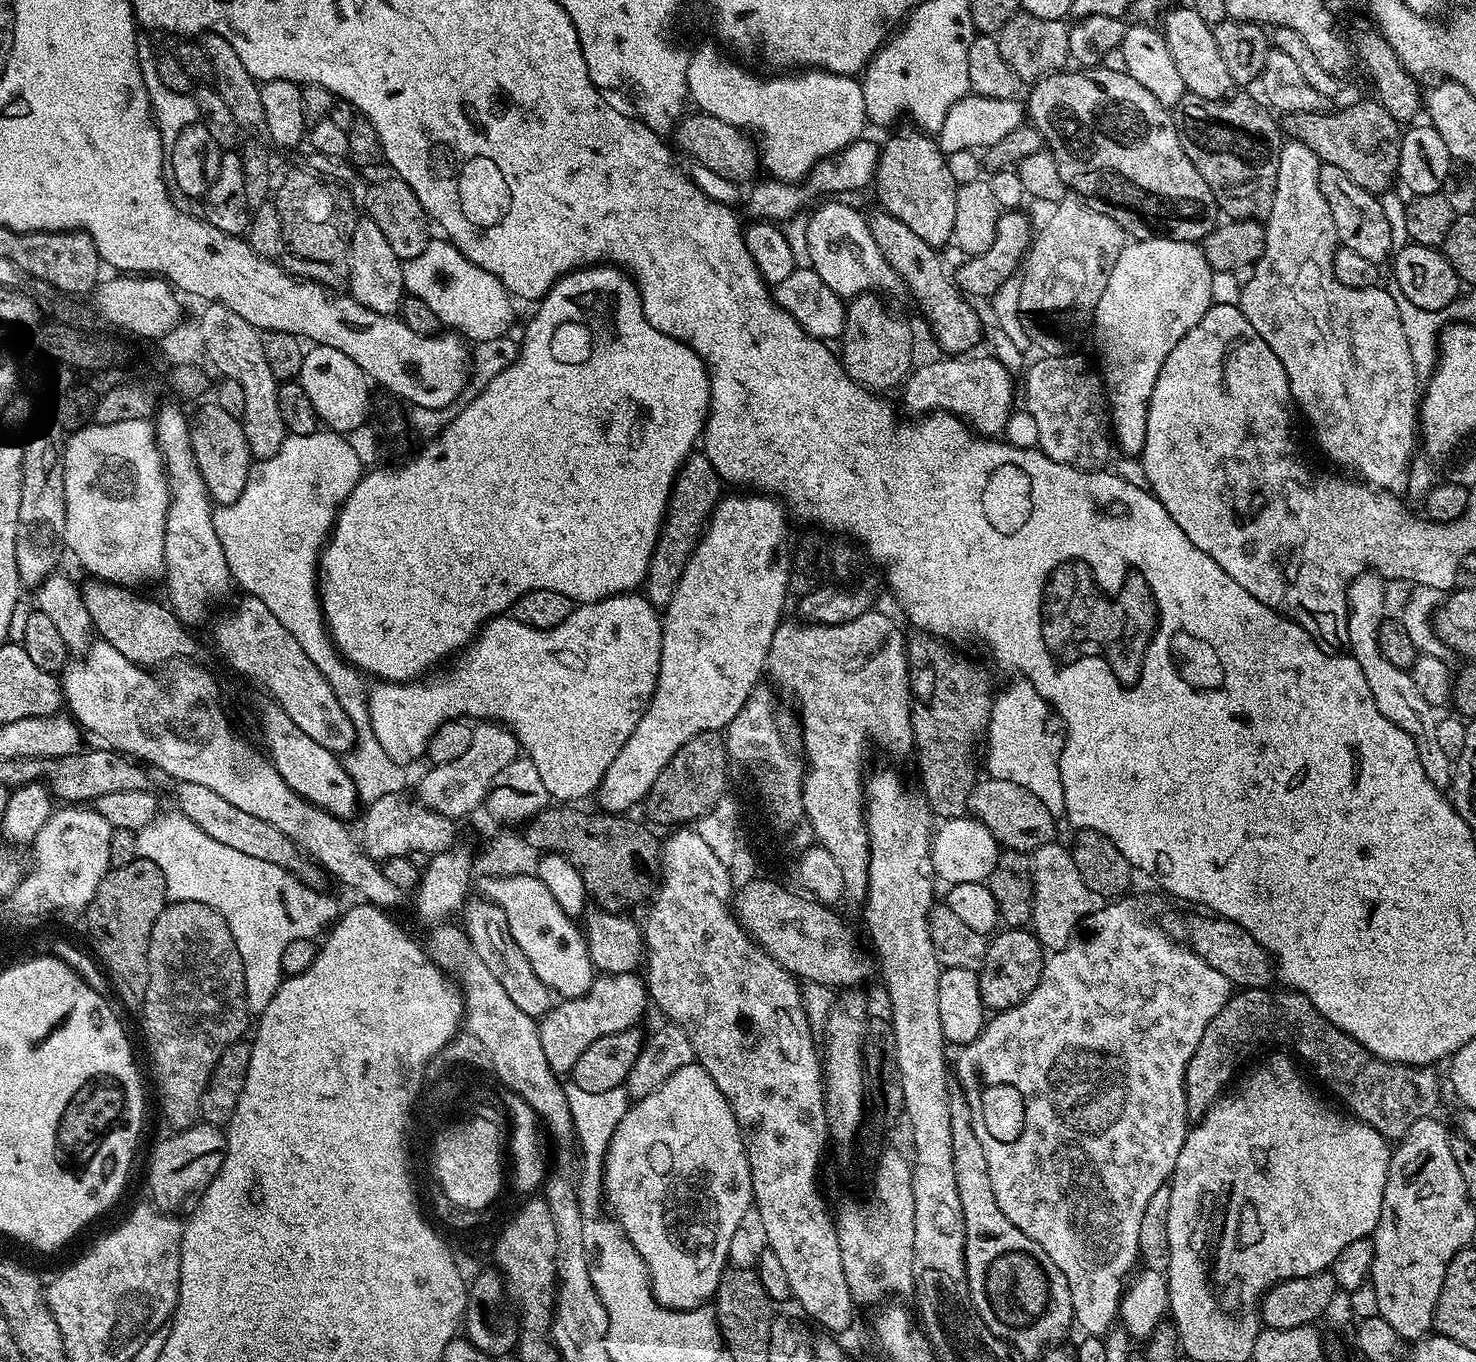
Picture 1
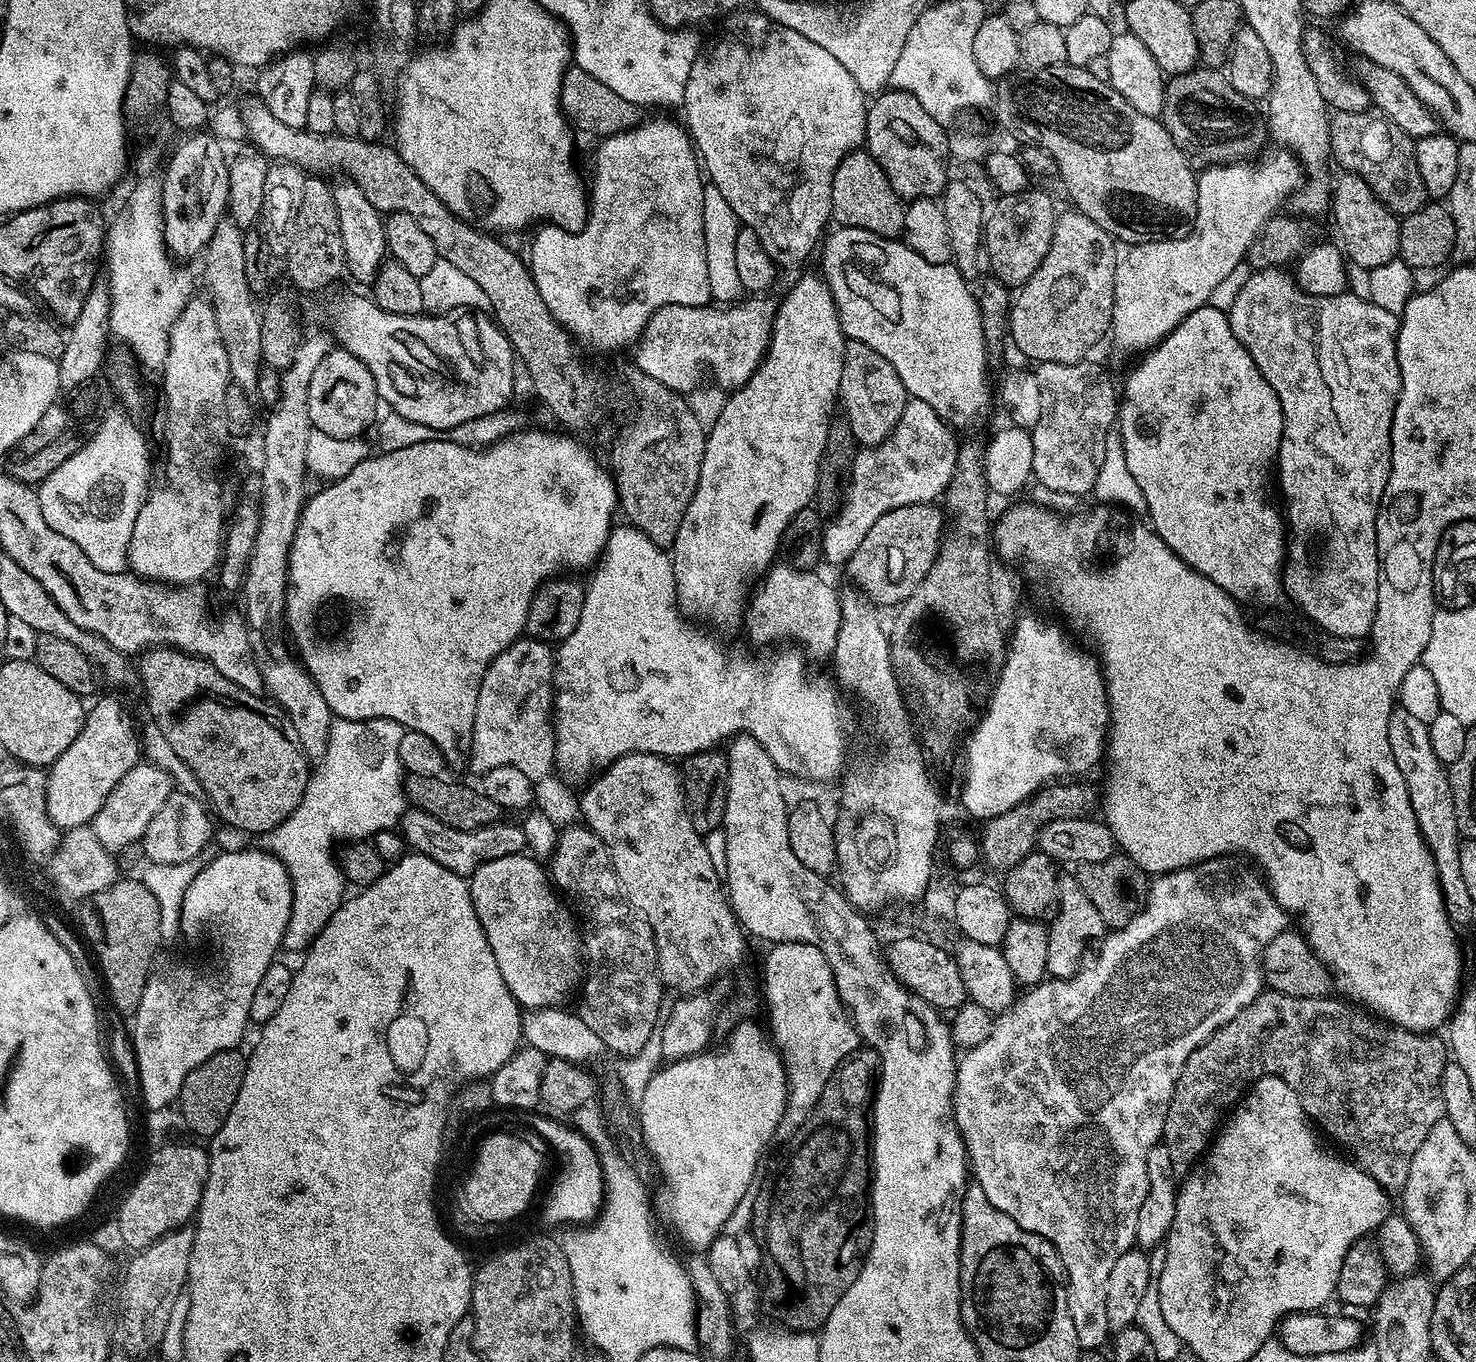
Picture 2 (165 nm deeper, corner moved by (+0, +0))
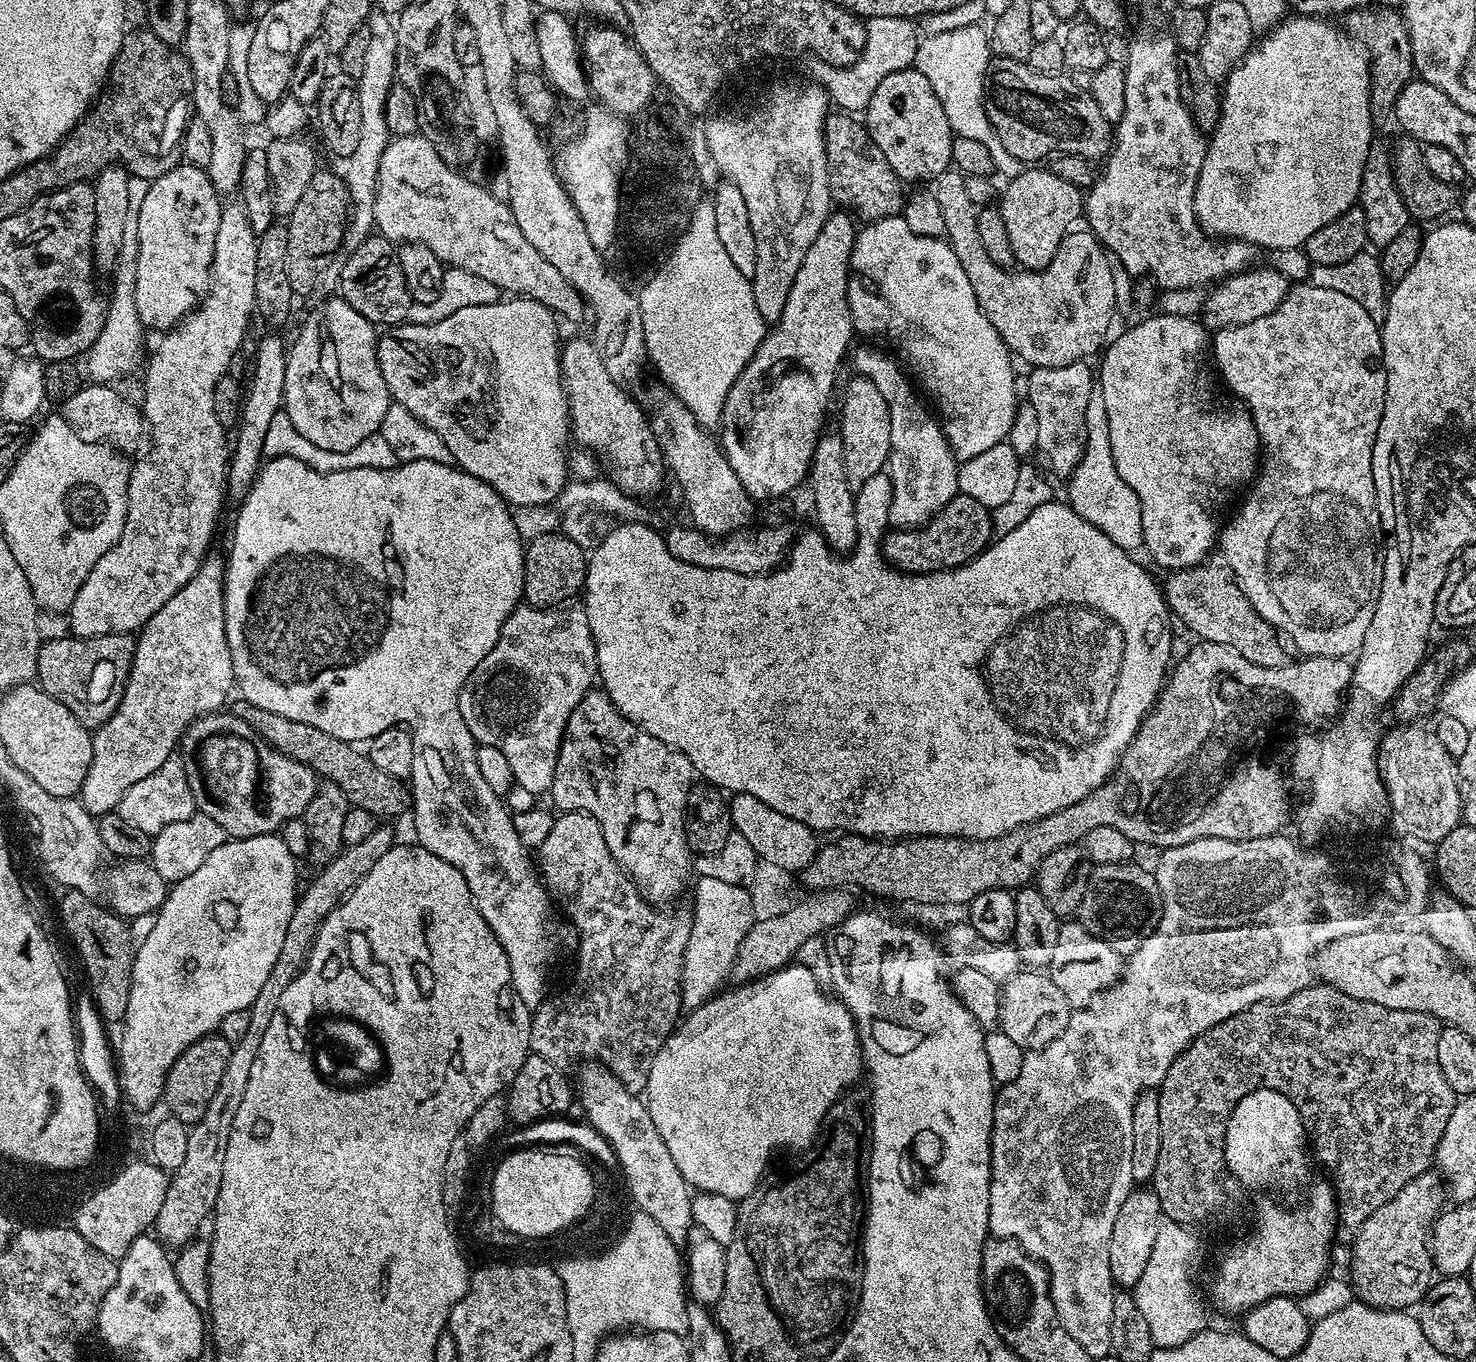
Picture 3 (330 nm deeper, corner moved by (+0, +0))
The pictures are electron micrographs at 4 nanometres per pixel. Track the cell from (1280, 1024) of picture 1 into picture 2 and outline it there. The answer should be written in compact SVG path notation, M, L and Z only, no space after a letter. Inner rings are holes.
M1265 990L1260 993L1260 997L1250 1006L1246 1006L1238 1014L1234 1014L1234 1018L1230 1018L1230 1022L1226 1022L1226 1026L1218 1029L1205 1044L1198 1046L1198 1050L1194 1050L1194 1054L1190 1054L1190 1058L1186 1058L1186 1066L1182 1066L1182 1074L1178 1078L1178 1082L1174 1086L1174 1094L1170 1098L1168 1120L1164 1124L1164 1134L1162 1137L1162 1143L1170 1150L1172 1171L1177 1177L1183 1178L1187 1176L1193 1165L1203 1157L1206 1149L1217 1135L1226 1113L1233 1107L1231 1104L1236 1099L1237 1103L1247 1093L1248 1089L1256 1081L1262 1079L1263 1076L1281 1076L1298 1094L1308 1119L1318 1125L1319 1131L1325 1137L1333 1136L1341 1144L1339 1147L1345 1153L1352 1152L1348 1153L1351 1159L1359 1164L1360 1167L1365 1168L1384 1187L1385 1192L1396 1194L1406 1186L1406 1174L1410 1174L1410 1162L1418 1150L1418 1146L1422 1146L1422 1142L1426 1138L1426 1134L1430 1134L1434 1122L1445 1119L1444 1099L1442 1098L1442 1086L1440 1083L1442 1082L1444 1065L1450 1060L1449 1049L1446 1047L1445 1041L1441 1037L1439 1040L1436 1034L1421 1034L1419 1032L1412 1032L1409 1028L1399 1028L1398 1025L1390 1024L1383 1018L1377 1018L1373 1013L1357 1006L1355 1003L1345 1002L1343 999L1340 999L1341 1001L1332 999L1322 996L1298 998L1297 996L1287 996L1281 992Z

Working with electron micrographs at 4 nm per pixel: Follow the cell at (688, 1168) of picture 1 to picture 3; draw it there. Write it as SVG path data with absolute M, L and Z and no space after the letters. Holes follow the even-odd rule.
M799 962L785 964L769 976L761 976L759 980L751 982L740 982L732 987L736 988L729 992L721 991L700 1008L691 1009L679 1021L676 1031L668 1037L662 1050L654 1054L643 1095L646 1097L650 1118L654 1118L654 1126L658 1126L658 1134L662 1134L662 1142L666 1142L666 1150L670 1150L670 1158L674 1158L674 1166L678 1166L684 1181L697 1193L709 1192L739 1202L761 1187L763 1180L760 1179L768 1168L768 1159L775 1148L785 1144L788 1148L806 1150L814 1143L830 1106L834 1106L834 1102L855 1085L852 1083L859 1078L860 1072L862 1076L866 1065L864 1054L860 1050L860 1035L856 1033L856 1019L852 1017L850 1010L846 1010L840 999L824 993L827 992L825 985L819 984L806 966Z

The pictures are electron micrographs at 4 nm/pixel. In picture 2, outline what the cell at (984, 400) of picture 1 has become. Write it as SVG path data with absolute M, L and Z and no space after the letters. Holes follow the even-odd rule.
M909 399L902 418L880 444L861 447L853 460L834 524L823 529L823 559L832 564L846 564L866 533L879 518L898 506L926 504L937 501L948 488L957 464L959 439L951 425L937 415L927 402Z

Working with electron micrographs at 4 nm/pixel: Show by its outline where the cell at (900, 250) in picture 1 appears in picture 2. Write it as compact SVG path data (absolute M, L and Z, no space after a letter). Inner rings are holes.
M857 150L842 158L832 183L831 219L845 228L865 228L870 234L895 240L904 230L905 201L890 186L890 178L867 150Z

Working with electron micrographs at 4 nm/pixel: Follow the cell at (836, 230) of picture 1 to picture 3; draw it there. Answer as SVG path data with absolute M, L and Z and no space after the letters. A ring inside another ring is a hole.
M903 215L873 220L865 223L863 227L856 233L854 250L848 263L848 305L852 315L853 329L859 335L861 332L864 336L881 336L884 340L893 340L900 347L899 363L911 373L914 380L914 375L916 375L917 381L915 380L915 383L921 389L924 387L936 399L936 404L940 407L941 413L939 412L939 415L942 417L944 433L952 452L956 455L957 461L963 462L975 458L978 454L985 453L992 446L1005 443L1010 434L1011 426L1014 424L1018 407L1018 399L1014 392L1014 382L1017 373L1014 369L1012 370L1014 357L1002 342L998 330L994 330L994 322L990 322L990 318L986 318L986 314L982 314L982 306L978 306L978 298L974 298L974 286L970 286L970 278L966 278L966 270L962 270L962 262L958 262L958 257L949 246L947 239L941 237L919 237L907 226Z

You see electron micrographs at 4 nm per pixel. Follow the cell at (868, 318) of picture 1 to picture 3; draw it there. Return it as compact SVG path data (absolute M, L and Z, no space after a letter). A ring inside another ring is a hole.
M859 374L852 377L842 398L844 405L840 408L838 431L846 454L846 474L852 485L859 486L874 478L874 474L885 471L890 454L890 410L886 398L878 392L878 386Z

